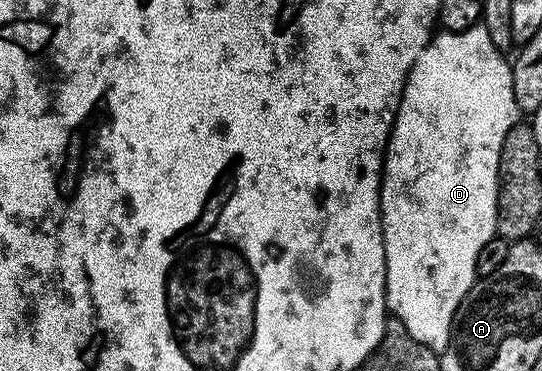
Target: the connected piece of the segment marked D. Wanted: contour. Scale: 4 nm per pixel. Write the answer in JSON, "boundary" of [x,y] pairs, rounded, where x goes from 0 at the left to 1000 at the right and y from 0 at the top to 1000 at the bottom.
{"boundary":[[[867,73],[851,89],[812,81],[797,92],[779,143],[769,154],[762,186],[755,186],[755,208],[747,218],[744,259],[729,307],[729,334],[721,340],[721,367],[714,383],[714,415],[707,420],[707,488],[699,496],[699,585],[707,596],[707,658],[710,660],[710,790],[714,833],[727,857],[747,876],[755,908],[777,919],[792,943],[815,951],[832,916],[832,879],[839,863],[851,811],[876,765],[882,685],[895,655],[915,642],[913,598],[917,596],[917,520],[921,518],[921,426],[924,391],[932,380],[932,358],[959,329],[961,302],[954,294],[954,272],[941,261],[921,267],[921,191],[906,181],[910,129],[904,116],[887,111],[884,73]]]}

